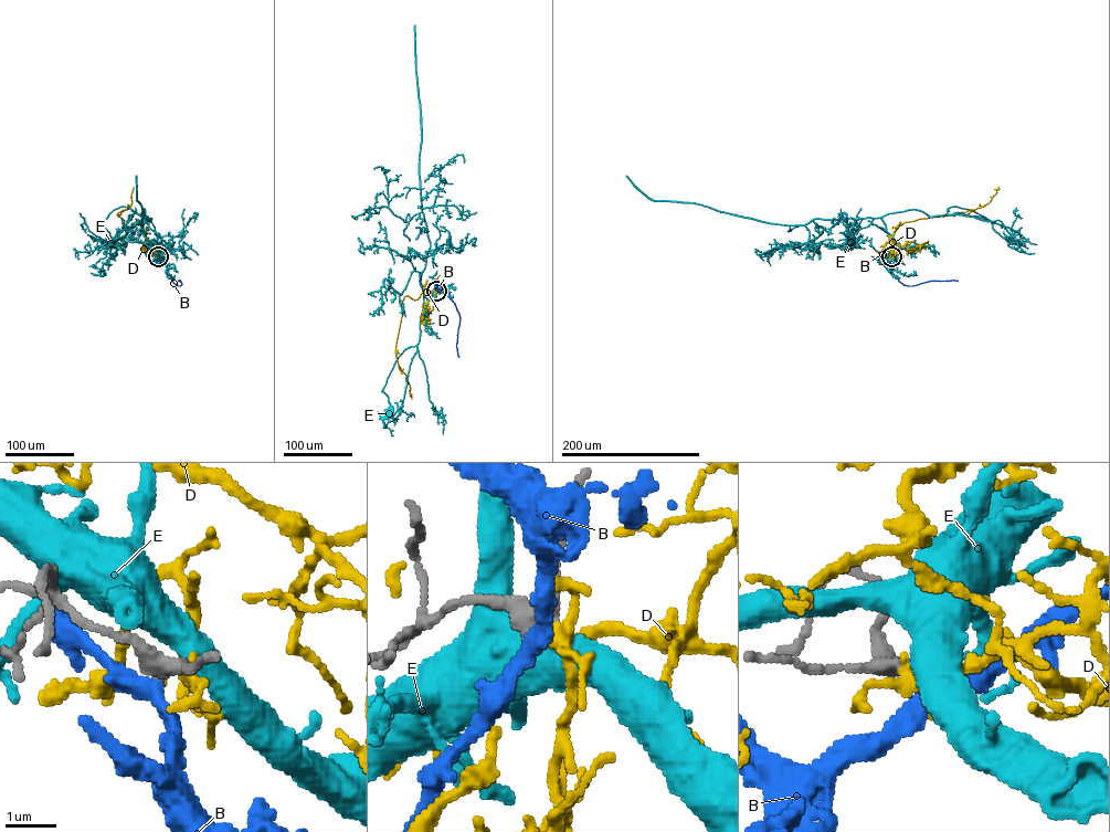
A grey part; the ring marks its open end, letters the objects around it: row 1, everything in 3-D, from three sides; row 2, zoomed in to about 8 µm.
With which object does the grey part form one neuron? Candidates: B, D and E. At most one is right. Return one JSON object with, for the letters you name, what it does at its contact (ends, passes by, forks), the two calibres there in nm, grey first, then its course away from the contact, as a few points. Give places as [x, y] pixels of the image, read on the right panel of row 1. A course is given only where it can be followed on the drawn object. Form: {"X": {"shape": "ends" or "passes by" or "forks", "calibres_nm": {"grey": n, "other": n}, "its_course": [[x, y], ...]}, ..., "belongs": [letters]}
{"belongs": []}

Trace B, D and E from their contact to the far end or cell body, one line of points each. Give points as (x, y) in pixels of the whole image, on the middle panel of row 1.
B: (436, 291), (445, 290), (457, 312), (460, 357)
D: (436, 291), (433, 296), (429, 297), (424, 292), (416, 299), (406, 295), (402, 301), (395, 353), (411, 397)
E: (436, 291), (427, 299), (420, 281), (423, 298), (420, 340), (399, 357), (381, 391), (391, 409)

